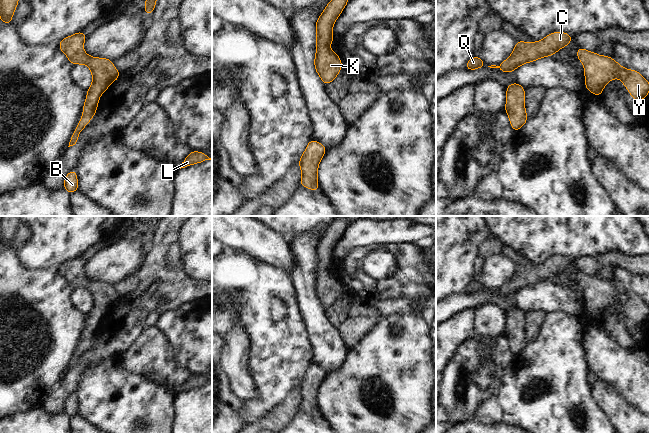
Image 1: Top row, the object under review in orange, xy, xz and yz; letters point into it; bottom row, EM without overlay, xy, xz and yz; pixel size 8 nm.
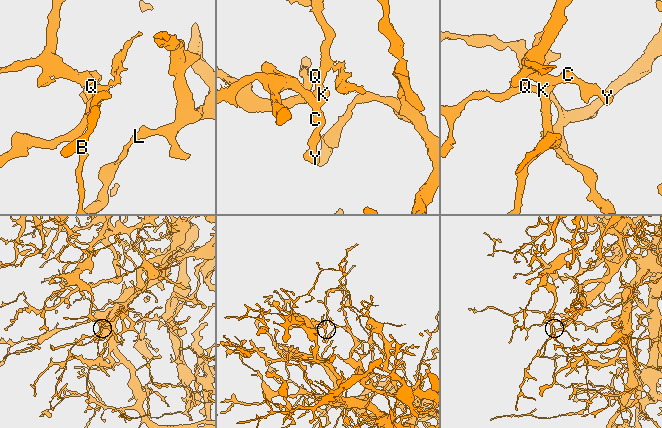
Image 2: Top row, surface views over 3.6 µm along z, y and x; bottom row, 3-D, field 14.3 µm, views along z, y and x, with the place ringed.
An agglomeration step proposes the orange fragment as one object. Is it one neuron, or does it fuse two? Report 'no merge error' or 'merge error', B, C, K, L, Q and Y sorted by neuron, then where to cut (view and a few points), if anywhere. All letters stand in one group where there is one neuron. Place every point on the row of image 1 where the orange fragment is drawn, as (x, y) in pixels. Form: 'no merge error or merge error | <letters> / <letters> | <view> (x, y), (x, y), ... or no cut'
no merge error | B C K L Q Y | no cut

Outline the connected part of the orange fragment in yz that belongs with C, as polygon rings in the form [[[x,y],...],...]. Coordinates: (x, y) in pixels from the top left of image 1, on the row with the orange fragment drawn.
[[[553,32],[543,40],[534,43],[521,42],[517,39],[514,51],[509,58],[499,66],[491,65],[488,67],[499,68],[504,73],[513,72],[518,66],[527,62],[553,55],[573,40],[574,38],[566,32]]]

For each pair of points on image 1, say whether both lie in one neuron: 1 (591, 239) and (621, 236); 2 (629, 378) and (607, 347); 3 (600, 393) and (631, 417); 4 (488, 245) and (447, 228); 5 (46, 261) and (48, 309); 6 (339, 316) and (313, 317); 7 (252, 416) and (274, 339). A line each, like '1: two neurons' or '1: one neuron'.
1: one neuron
2: one neuron
3: one neuron
4: two neurons
5: two neurons
6: two neurons
7: one neuron

